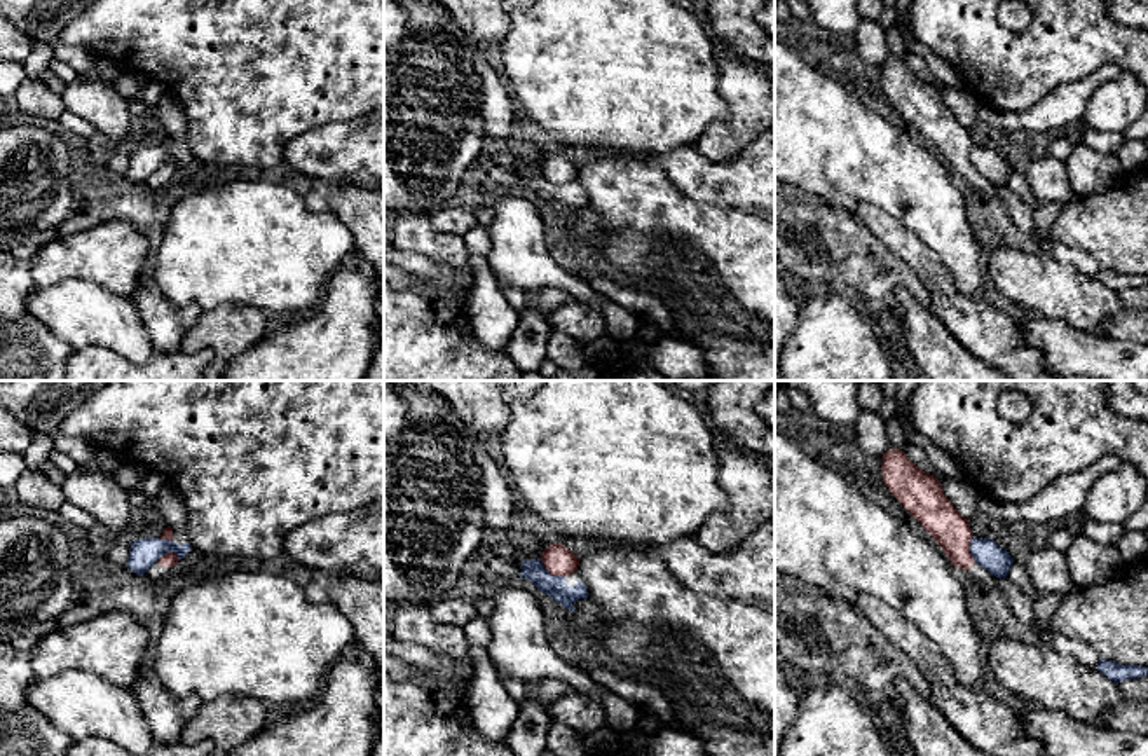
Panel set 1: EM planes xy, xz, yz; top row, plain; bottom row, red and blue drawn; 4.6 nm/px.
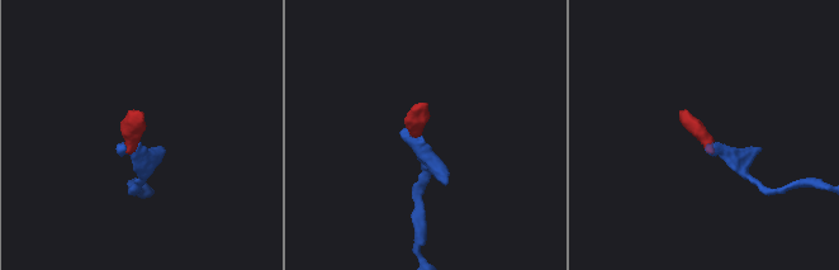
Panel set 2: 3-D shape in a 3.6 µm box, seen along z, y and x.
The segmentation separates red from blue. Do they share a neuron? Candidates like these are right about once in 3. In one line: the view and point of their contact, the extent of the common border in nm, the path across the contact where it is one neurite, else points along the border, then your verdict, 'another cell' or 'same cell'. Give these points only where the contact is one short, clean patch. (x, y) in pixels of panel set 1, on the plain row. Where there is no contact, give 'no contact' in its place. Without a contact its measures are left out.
contact xz (550, 182); length 150 nm; border xz (539, 166), (550, 182), (564, 185); another cell

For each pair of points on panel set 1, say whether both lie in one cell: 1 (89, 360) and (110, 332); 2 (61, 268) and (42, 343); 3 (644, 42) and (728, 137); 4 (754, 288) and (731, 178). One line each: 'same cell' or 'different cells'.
1: different cells
2: different cells
3: different cells
4: different cells

